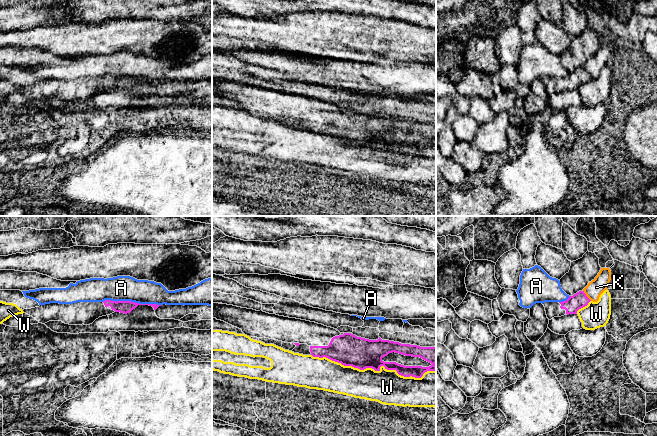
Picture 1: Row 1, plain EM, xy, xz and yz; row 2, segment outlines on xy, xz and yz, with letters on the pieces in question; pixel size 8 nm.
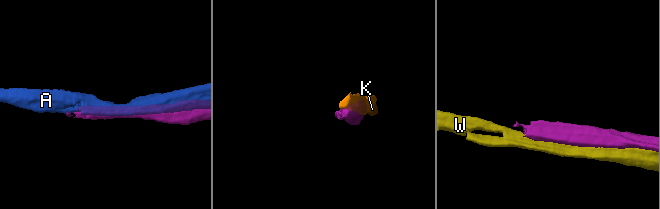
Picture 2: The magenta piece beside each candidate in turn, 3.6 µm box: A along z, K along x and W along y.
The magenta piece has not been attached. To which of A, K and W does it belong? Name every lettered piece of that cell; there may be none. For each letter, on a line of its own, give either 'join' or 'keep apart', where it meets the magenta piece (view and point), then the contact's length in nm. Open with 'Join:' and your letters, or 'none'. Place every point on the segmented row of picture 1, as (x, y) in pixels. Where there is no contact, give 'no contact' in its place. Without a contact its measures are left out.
Join: none
A: keep apart; contact xy (130, 301); length 480 nm
K: keep apart; contact yz (585, 295); length 110 nm
W: keep apart; contact xz (374, 369); length 1000 nm

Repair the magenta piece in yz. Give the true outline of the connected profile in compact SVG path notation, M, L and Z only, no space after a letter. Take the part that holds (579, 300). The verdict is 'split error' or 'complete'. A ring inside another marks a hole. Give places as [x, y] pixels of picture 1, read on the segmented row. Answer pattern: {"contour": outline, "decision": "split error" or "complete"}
{"contour": "M579 291L573 296L569 296L563 302L545 302L543 303L547 318L551 320L554 317L561 317L569 314L576 314L577 311L585 306L591 300L586 296L584 291Z", "decision": "split error"}

